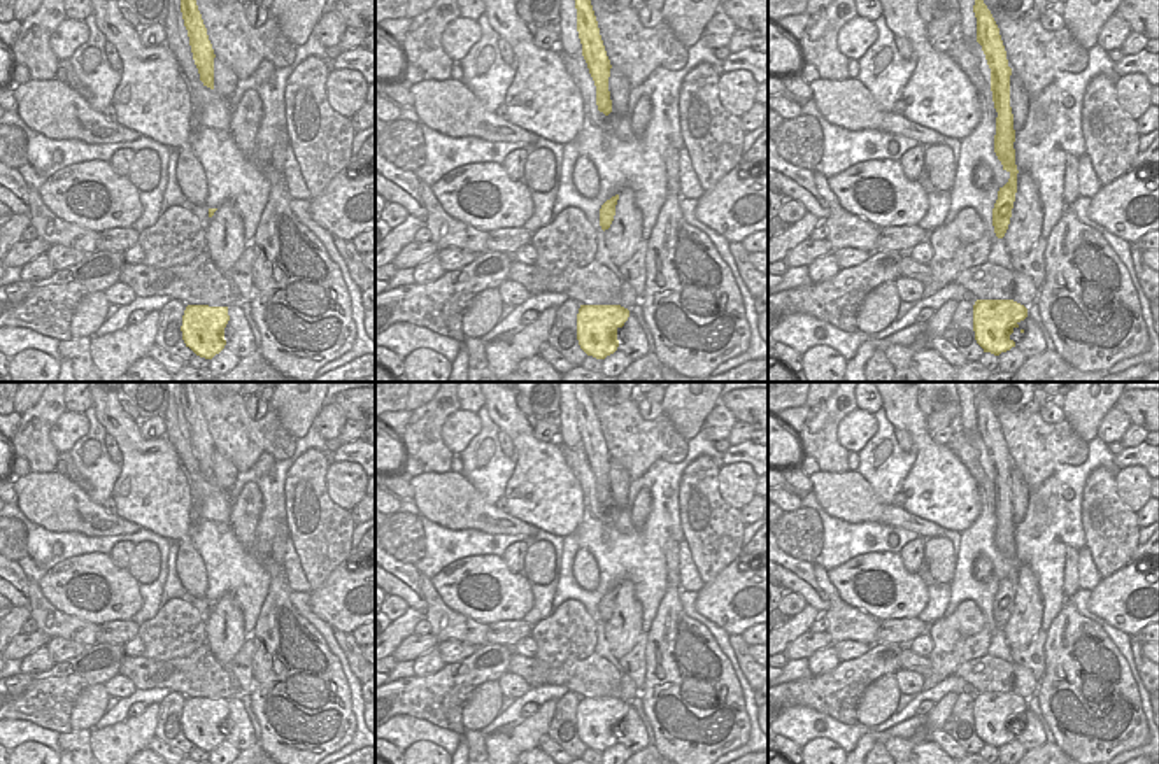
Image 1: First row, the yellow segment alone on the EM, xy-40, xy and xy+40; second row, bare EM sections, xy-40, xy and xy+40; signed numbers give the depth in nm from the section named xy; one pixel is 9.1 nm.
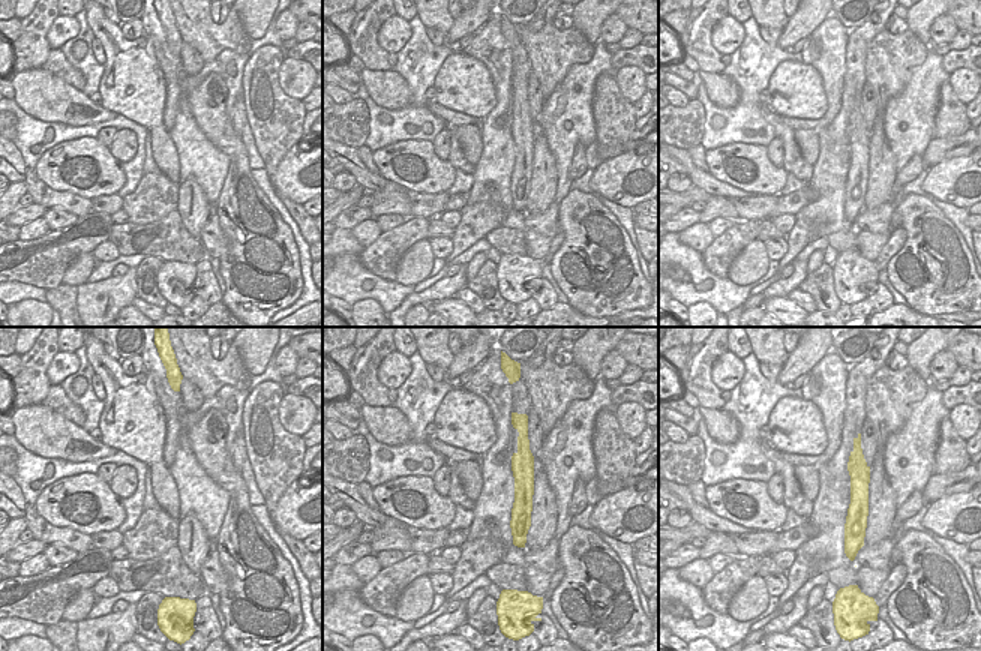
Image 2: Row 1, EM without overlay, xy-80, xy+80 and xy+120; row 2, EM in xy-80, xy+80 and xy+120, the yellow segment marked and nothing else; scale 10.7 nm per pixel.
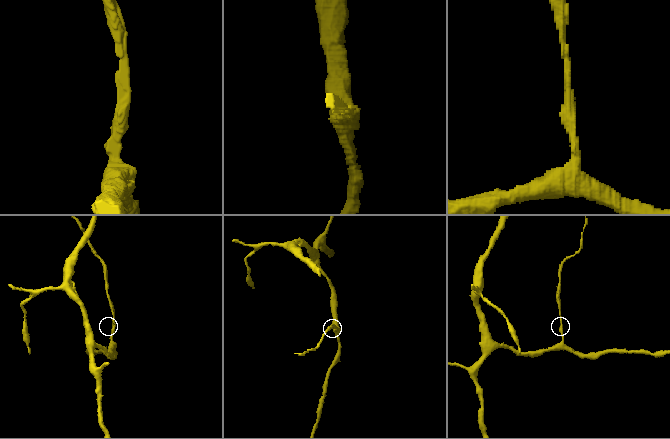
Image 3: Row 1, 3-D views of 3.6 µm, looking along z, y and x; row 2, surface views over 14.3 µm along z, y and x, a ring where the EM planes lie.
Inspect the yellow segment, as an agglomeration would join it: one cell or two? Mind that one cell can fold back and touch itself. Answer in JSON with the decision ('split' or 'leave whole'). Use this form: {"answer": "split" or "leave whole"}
{"answer": "leave whole"}

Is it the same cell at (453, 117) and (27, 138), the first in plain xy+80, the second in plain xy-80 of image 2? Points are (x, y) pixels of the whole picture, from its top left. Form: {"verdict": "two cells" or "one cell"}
{"verdict": "two cells"}

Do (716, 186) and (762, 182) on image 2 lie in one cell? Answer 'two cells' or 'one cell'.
two cells

